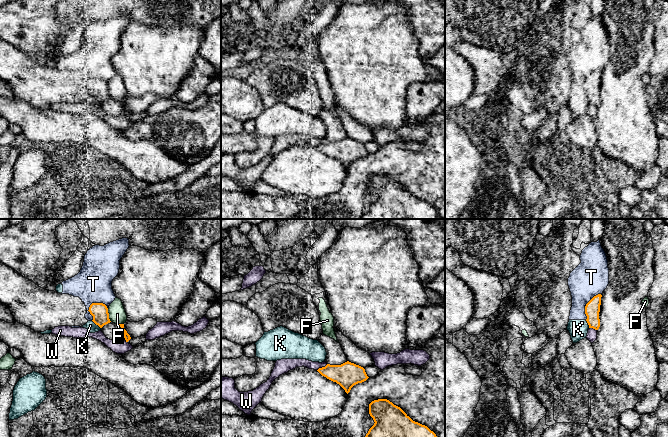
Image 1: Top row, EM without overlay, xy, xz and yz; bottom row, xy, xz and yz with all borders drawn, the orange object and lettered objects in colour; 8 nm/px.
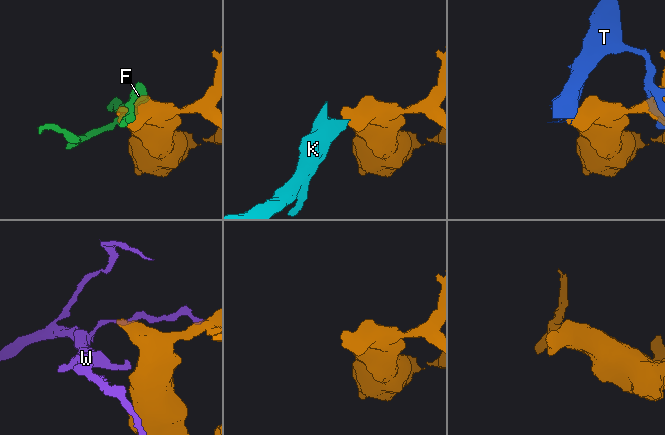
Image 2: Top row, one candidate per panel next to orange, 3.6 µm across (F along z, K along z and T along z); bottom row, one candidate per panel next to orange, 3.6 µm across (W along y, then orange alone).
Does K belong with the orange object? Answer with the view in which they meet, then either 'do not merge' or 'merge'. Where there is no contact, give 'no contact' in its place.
meets orange in xy; do not merge

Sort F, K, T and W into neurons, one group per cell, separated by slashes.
F / K T / W

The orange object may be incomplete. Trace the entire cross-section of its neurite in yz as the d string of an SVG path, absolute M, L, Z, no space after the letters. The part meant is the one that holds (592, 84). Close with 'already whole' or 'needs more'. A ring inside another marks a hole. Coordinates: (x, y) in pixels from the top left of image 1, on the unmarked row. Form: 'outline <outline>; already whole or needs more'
outline M601 70L594 72L585 82L585 90L587 92L587 99L589 104L598 106L600 103L600 81L601 81Z; already whole

